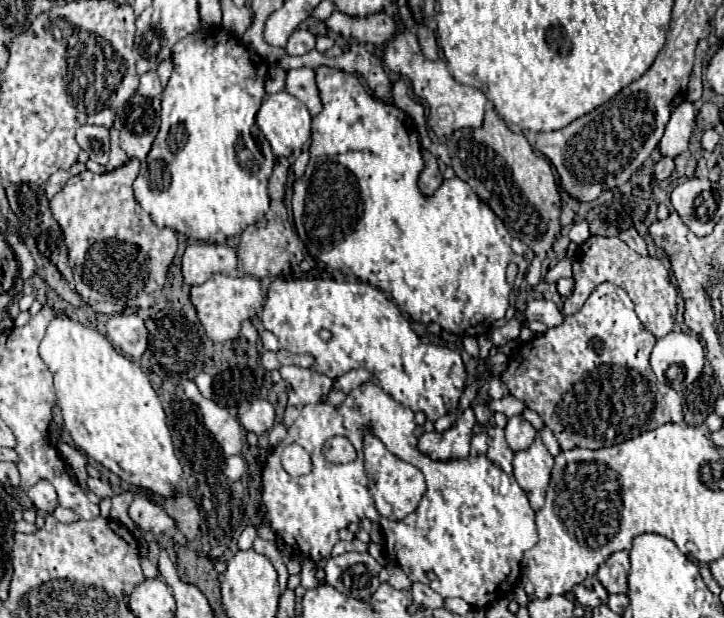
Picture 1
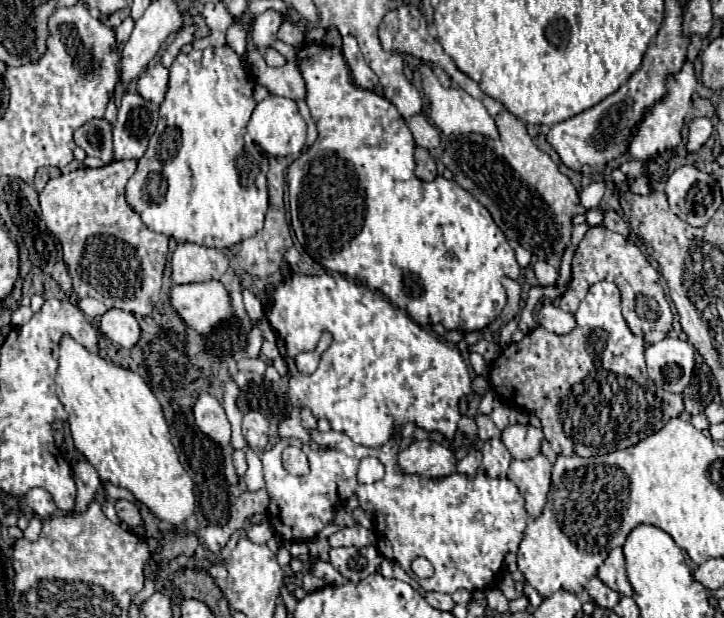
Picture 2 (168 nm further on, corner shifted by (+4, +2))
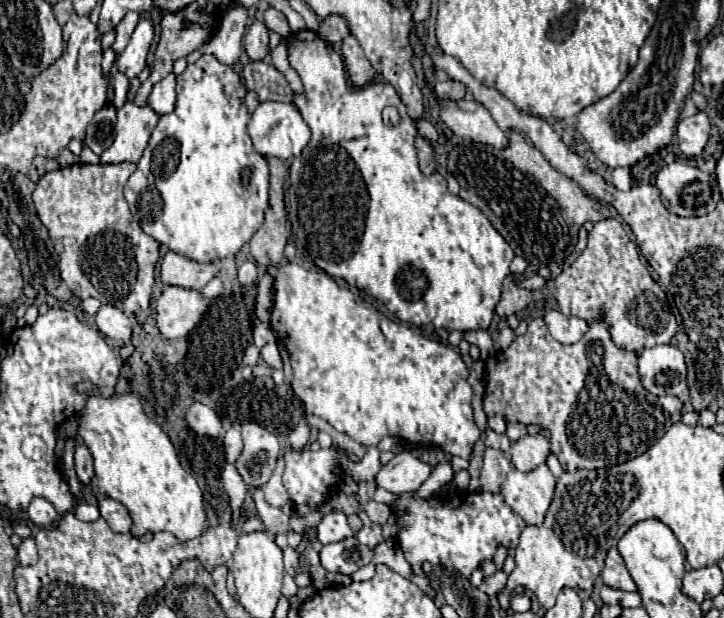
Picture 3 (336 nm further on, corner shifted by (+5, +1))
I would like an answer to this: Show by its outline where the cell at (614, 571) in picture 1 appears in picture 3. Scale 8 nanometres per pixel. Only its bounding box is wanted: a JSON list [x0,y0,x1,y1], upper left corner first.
[601,548,637,592]

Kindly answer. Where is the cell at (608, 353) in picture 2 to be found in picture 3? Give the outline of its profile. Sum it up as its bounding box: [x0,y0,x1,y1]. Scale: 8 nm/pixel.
[483,318,683,470]

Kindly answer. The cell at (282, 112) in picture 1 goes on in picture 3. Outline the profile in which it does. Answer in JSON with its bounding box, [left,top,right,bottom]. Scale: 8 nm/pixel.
[249,102,311,160]

